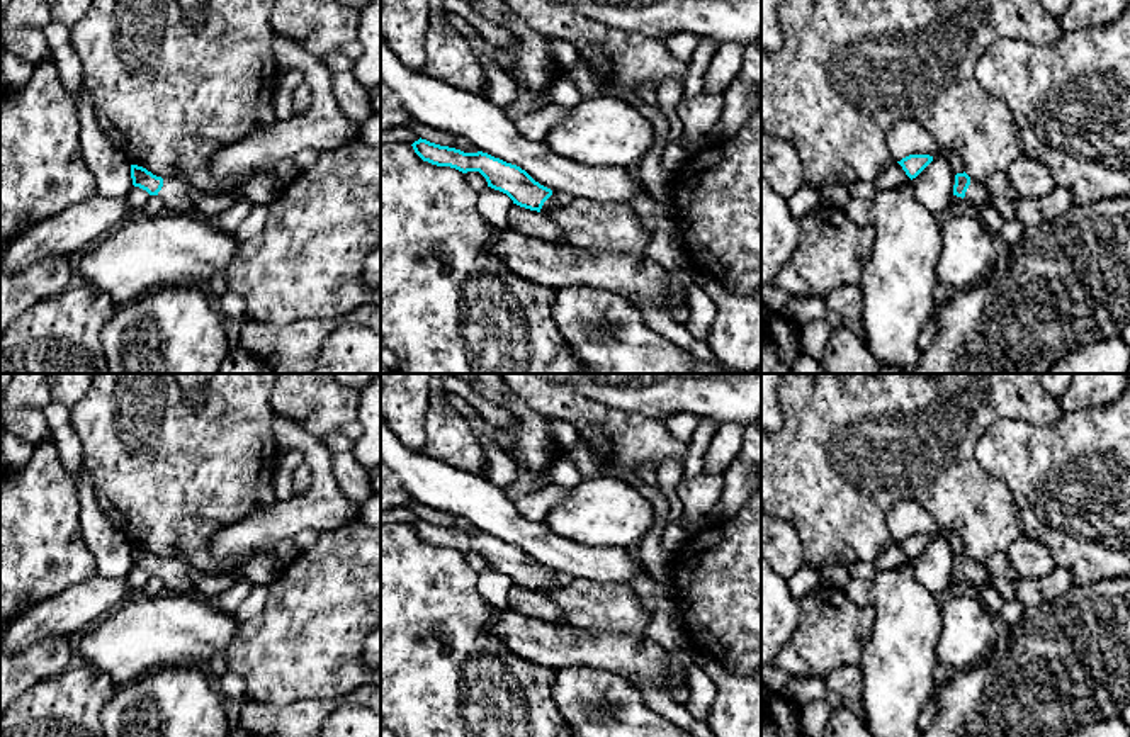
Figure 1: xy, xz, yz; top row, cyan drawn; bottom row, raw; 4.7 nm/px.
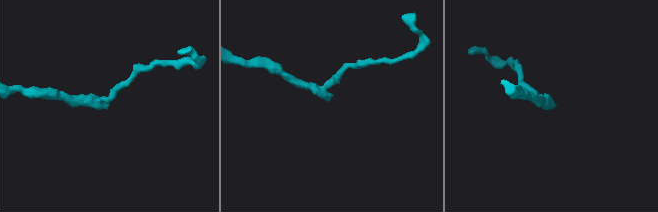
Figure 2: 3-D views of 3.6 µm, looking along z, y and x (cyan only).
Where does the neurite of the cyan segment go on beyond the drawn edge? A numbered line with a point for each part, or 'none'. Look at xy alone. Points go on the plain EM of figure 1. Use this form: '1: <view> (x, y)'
1: xy (174, 574)

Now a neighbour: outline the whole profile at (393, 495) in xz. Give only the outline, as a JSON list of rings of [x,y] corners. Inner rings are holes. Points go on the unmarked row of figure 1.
[[[381,459],[381,513],[393,508],[408,508],[410,492],[404,491],[398,474]]]

